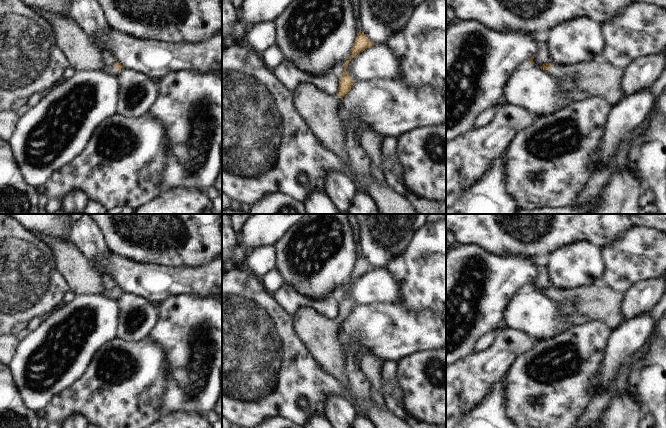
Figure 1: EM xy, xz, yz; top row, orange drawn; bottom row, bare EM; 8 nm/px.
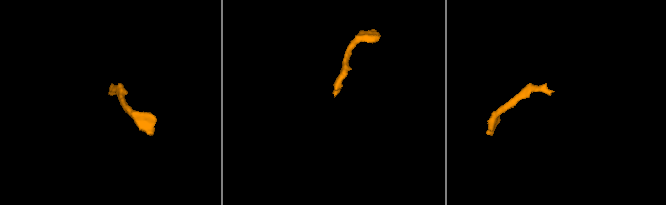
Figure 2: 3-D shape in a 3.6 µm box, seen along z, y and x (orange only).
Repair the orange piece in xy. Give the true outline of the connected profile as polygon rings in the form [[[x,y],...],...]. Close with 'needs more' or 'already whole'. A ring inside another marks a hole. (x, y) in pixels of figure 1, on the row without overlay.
[[[42,232],[33,233],[49,246],[57,271],[74,294],[105,294],[115,299],[121,295],[123,290],[119,286],[109,290],[103,288],[101,274],[87,262],[69,239]]] | needs more

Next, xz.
[[[362,255],[357,257],[351,272],[351,279],[344,286],[344,295],[339,302],[336,318],[328,319],[312,308],[299,309],[293,318],[293,329],[300,342],[305,345],[322,371],[338,381],[344,398],[351,404],[354,397],[351,391],[351,382],[346,374],[343,346],[339,343],[339,330],[340,324],[354,308],[346,295],[349,285],[372,270],[374,270],[374,267]]] | needs more

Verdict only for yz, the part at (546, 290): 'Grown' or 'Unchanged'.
Grown.

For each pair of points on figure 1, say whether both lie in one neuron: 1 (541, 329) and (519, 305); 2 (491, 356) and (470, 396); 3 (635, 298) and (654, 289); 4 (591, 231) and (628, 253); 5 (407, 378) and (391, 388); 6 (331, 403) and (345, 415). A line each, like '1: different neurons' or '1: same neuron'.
1: same neuron
2: same neuron
3: same neuron
4: different neurons
5: different neurons
6: same neuron

